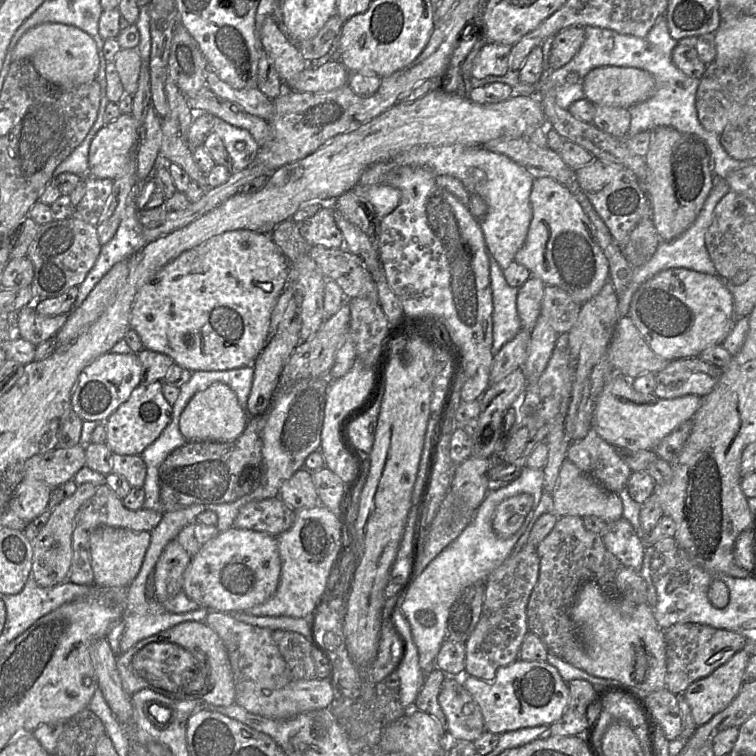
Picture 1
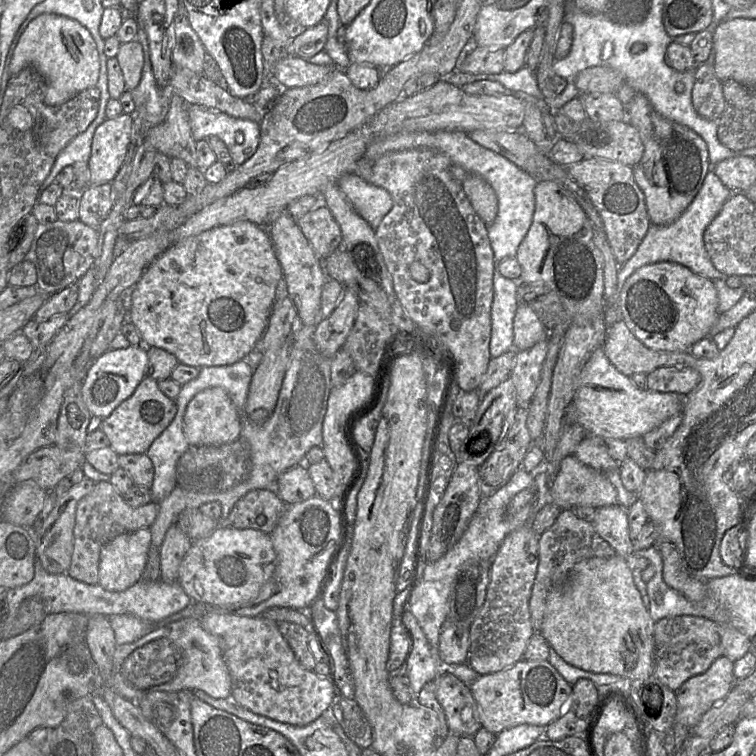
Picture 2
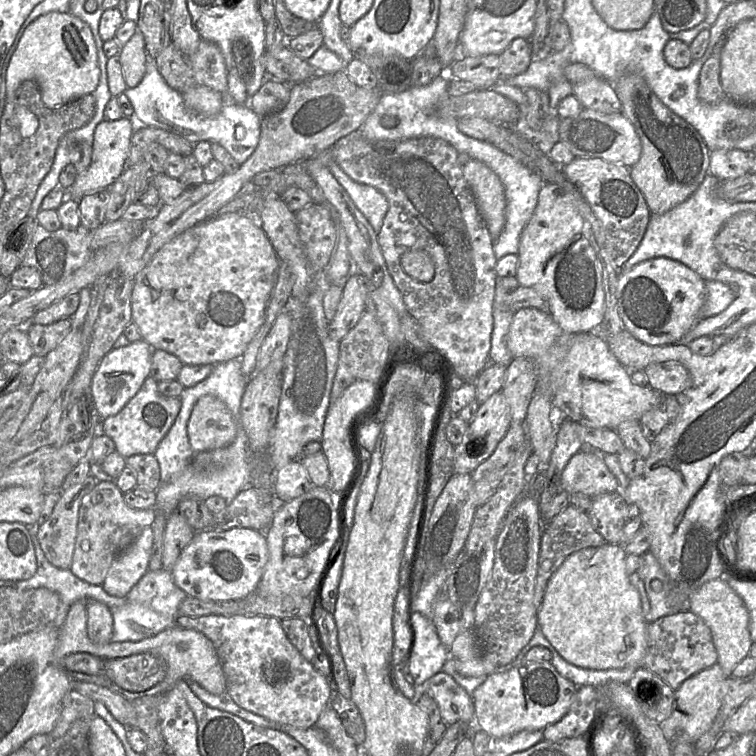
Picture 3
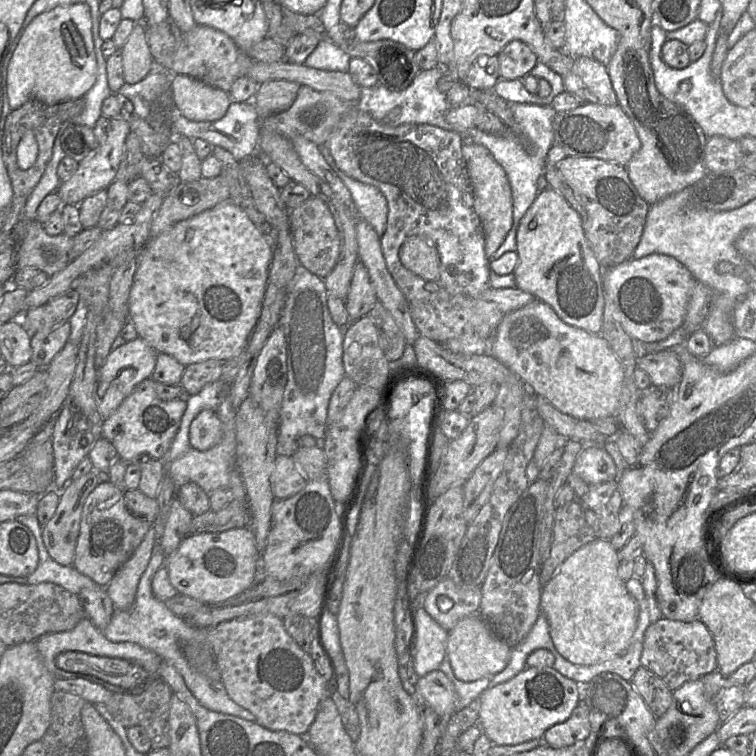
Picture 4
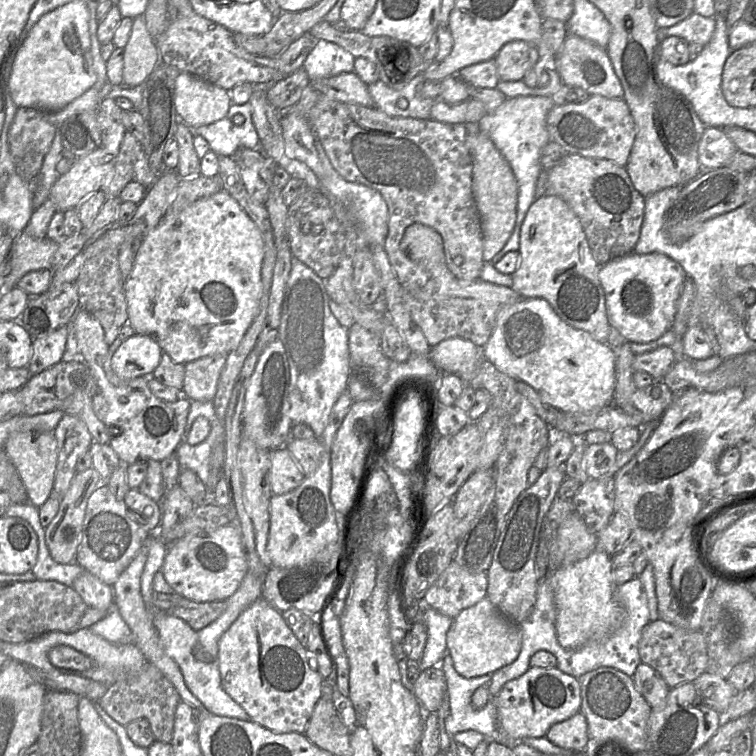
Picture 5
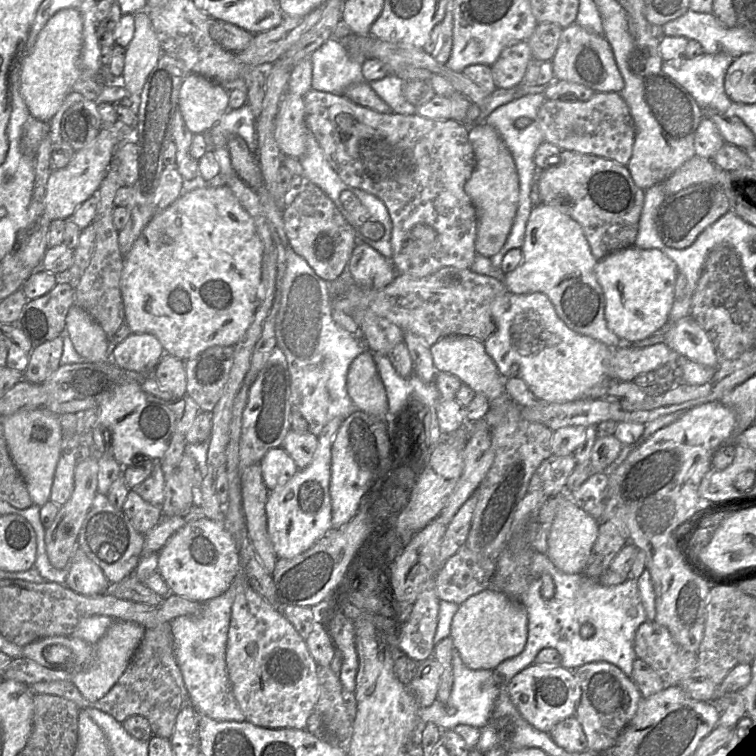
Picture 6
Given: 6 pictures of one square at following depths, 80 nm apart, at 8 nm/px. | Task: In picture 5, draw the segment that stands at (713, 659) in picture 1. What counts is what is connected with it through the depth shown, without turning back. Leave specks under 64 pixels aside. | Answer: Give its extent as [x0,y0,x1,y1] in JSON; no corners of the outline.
[638,618,708,689]

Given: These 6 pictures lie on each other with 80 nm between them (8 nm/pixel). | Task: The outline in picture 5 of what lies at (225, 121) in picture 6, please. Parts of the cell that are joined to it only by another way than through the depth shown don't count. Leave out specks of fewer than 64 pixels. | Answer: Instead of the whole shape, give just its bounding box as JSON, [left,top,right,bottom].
[191,104,260,156]

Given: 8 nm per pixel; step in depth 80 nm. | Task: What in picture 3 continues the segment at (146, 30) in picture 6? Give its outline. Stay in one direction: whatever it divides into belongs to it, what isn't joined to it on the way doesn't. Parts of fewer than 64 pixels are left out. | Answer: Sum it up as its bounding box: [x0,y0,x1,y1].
[119,30,146,88]

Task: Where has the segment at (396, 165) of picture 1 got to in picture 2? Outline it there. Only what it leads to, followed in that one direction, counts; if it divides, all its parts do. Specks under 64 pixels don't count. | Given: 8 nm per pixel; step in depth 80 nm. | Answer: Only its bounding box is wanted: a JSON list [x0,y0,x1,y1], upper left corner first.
[364,131,535,262]

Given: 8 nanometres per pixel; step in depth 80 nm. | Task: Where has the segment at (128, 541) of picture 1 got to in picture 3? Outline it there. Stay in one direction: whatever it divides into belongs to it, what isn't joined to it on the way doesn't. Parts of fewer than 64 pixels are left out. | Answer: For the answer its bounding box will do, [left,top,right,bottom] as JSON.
[101,527,153,598]

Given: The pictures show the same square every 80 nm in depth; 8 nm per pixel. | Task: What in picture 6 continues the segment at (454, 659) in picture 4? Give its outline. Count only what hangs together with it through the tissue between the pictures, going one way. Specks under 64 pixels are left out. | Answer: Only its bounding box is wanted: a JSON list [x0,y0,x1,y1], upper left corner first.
[450,588,528,670]

